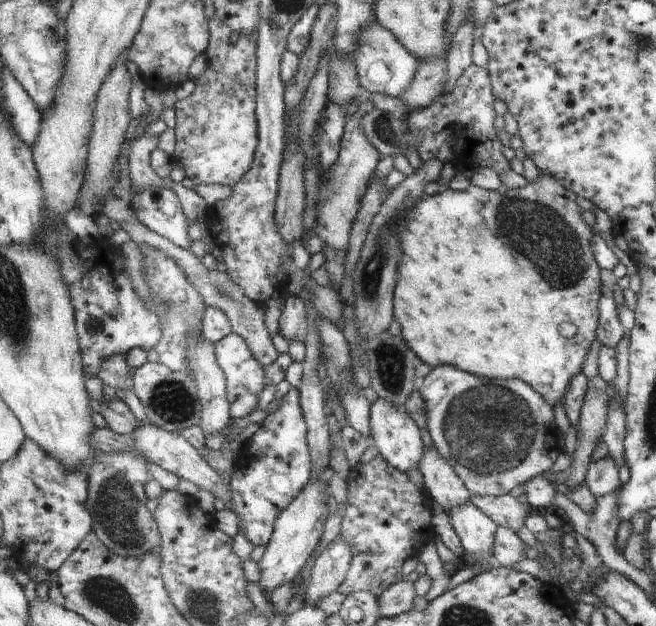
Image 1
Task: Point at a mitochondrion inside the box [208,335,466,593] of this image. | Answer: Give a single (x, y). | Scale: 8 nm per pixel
(390, 360)

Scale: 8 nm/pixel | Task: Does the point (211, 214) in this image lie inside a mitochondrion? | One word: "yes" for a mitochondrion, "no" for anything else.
no

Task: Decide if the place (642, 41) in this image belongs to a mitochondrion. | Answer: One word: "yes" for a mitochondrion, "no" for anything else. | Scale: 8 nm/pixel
yes

